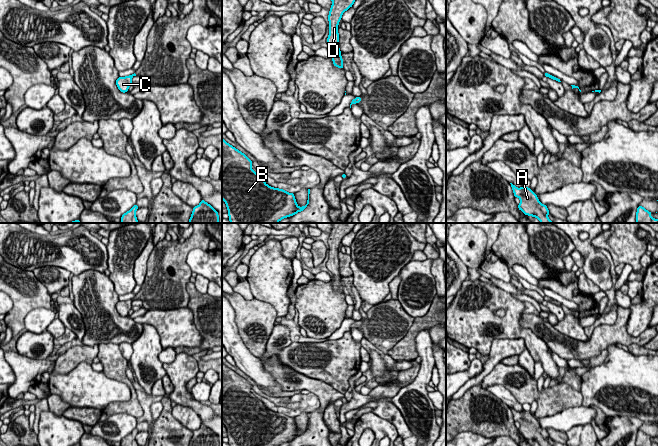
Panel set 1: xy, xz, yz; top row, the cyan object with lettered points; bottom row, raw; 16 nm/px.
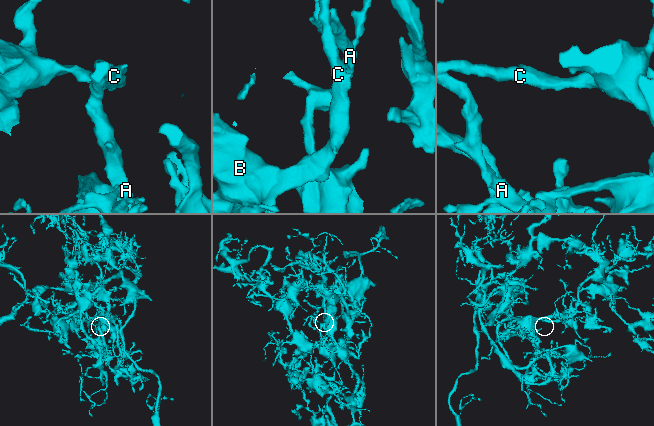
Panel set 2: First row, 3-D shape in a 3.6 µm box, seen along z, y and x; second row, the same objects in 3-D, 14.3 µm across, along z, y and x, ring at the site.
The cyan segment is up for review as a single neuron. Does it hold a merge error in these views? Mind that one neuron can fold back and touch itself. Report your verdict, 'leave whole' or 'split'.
leave whole

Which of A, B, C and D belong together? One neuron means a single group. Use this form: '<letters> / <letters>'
A B C D

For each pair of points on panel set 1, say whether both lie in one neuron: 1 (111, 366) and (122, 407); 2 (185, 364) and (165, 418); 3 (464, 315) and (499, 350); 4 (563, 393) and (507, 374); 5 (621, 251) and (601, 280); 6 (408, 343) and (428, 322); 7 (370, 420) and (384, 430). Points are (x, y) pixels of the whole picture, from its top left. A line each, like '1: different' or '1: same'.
1: same
2: different
3: different
4: same
5: different
6: same
7: same

